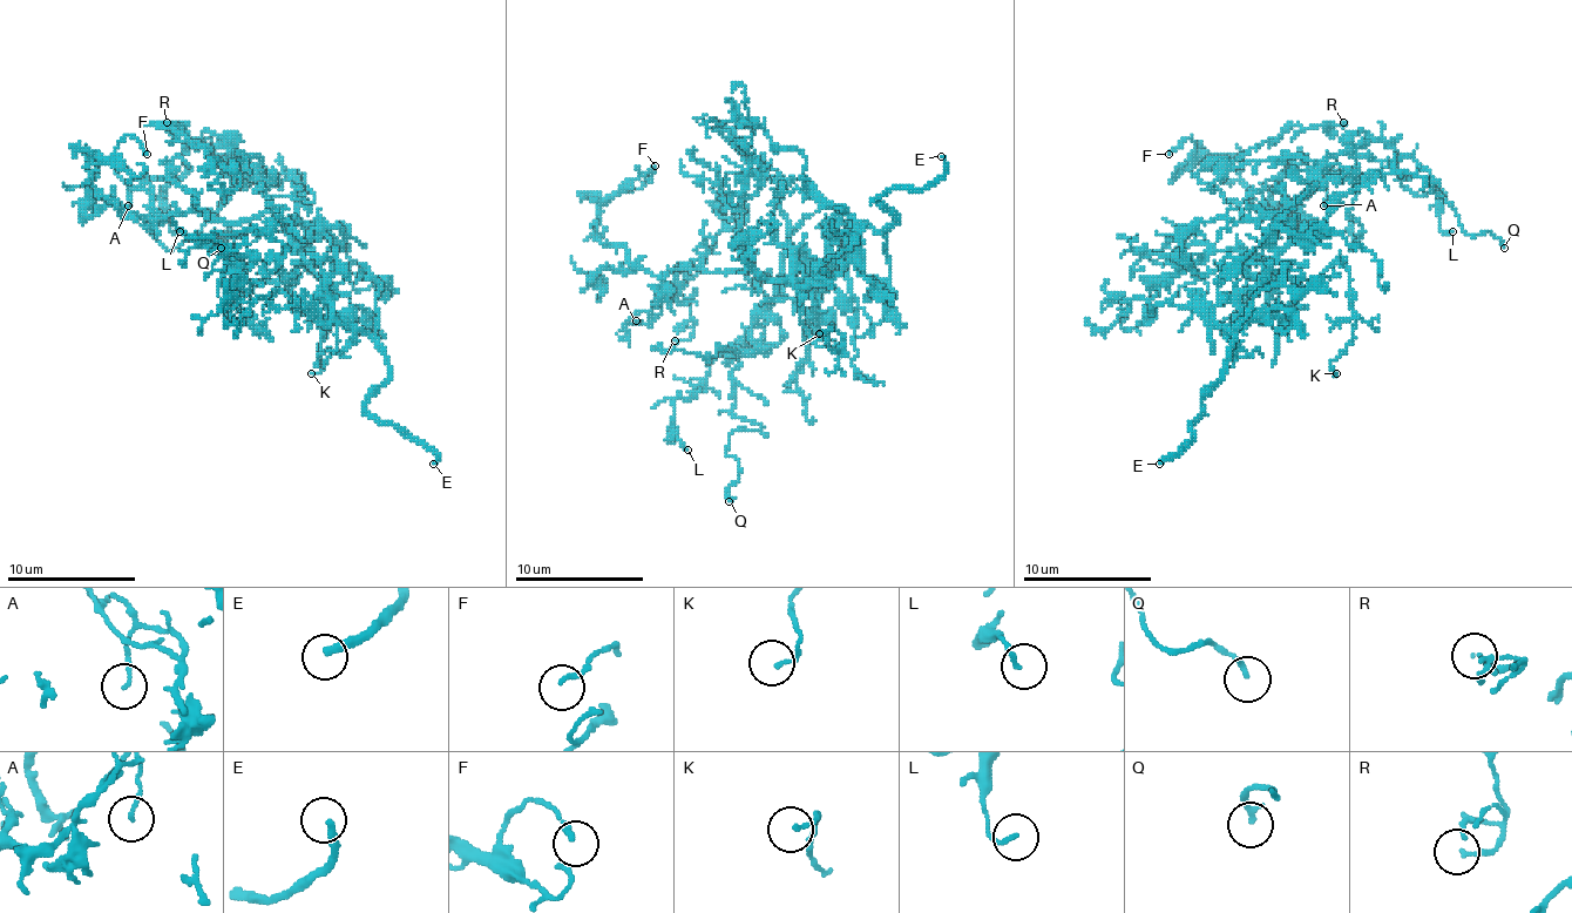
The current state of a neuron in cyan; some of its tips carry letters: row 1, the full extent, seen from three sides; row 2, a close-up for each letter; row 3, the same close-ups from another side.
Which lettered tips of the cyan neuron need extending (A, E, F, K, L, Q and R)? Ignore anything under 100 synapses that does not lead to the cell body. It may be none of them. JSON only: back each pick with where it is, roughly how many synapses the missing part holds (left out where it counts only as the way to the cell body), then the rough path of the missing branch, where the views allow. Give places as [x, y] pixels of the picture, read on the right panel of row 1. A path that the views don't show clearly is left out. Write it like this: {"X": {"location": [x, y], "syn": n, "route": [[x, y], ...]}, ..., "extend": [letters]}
{"E": {"location": [1159, 464]}, "extend": ["E"]}

